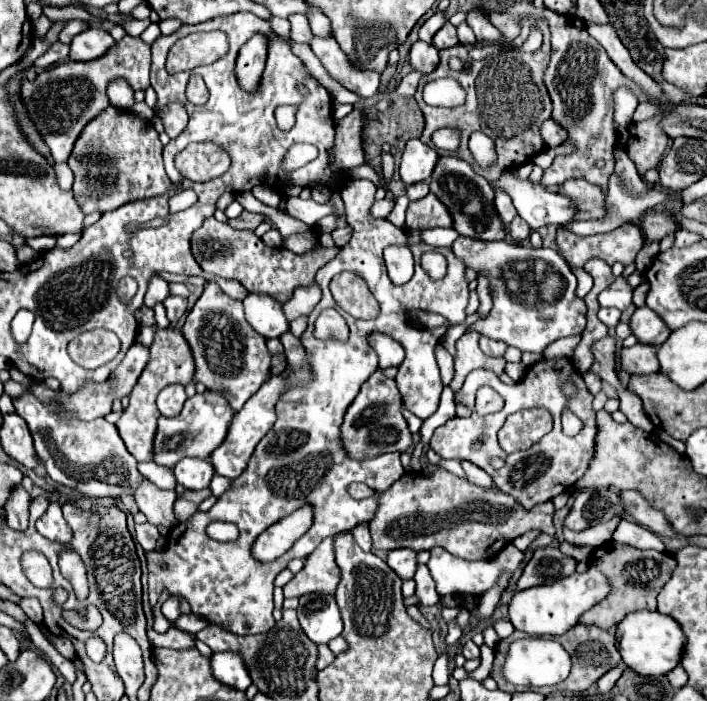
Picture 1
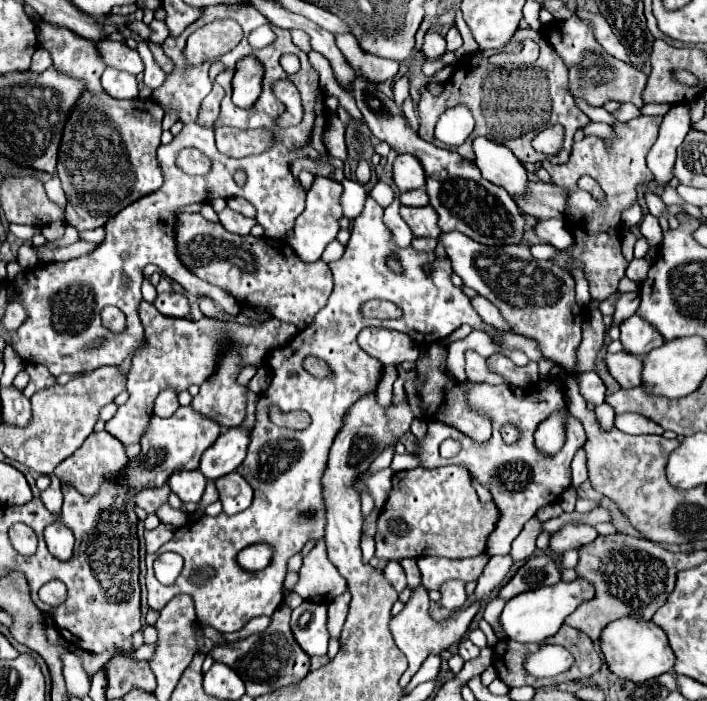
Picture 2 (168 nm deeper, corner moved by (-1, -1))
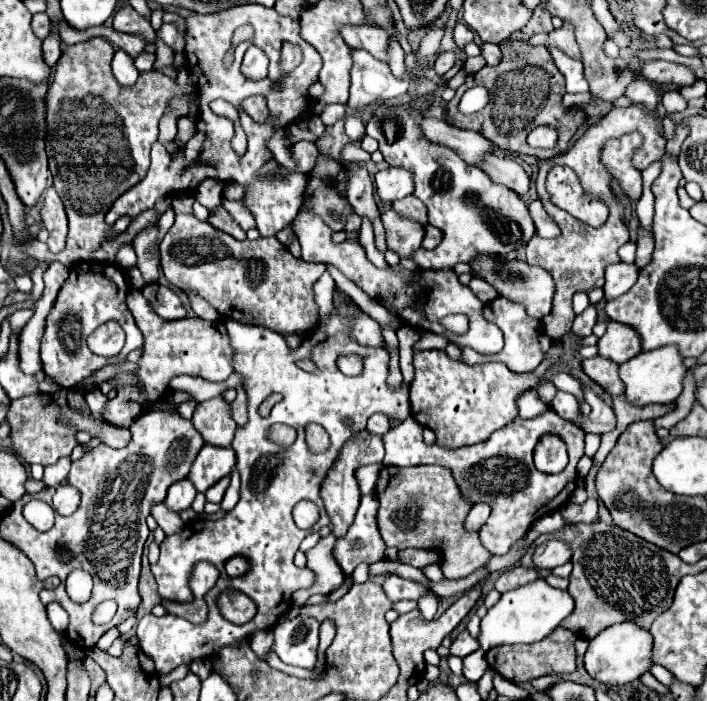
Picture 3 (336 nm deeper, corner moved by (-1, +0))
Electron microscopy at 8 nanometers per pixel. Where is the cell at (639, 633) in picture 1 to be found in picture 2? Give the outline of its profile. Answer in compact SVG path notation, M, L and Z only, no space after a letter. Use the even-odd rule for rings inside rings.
M620 618L608 624L600 636L600 650L610 672L630 682L646 682L650 678L658 678L660 674L670 672L674 666L674 652L664 630L654 622L638 618Z

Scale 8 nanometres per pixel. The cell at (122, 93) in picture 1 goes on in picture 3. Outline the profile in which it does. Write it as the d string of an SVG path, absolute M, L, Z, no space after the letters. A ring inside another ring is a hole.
M116 51L114 53L114 59L112 59L112 73L116 77L116 81L122 85L122 87L132 87L136 81L138 81L138 71L132 63L132 57L126 53L126 51Z

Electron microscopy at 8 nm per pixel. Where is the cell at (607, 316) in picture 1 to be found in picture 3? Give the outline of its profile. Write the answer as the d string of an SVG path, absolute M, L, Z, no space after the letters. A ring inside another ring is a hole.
M616 263L606 269L606 285L604 285L604 297L606 301L616 299L618 295L624 295L636 281L638 267L628 263Z

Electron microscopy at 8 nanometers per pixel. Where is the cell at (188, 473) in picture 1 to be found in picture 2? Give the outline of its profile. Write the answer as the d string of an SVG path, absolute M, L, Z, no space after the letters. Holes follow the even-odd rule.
M182 470L172 474L168 486L182 502L200 502L206 488L206 478L200 470Z

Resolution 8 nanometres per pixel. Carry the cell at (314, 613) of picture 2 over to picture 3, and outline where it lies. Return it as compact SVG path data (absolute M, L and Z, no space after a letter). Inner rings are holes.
M298 615L274 627L274 653L288 665L312 669L316 663L320 623L310 615Z

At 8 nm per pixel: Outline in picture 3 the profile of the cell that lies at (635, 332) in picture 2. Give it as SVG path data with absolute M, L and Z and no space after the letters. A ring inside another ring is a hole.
M610 321L606 335L598 341L598 349L598 355L612 359L614 363L626 363L642 351L642 343L634 327Z

